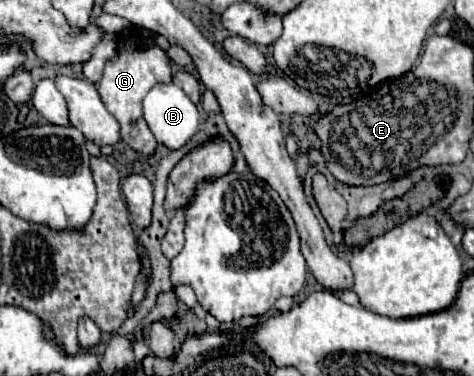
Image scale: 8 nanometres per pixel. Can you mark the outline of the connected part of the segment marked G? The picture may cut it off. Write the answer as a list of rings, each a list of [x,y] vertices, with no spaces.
[[[124,33],[122,41],[120,41],[120,49],[118,49],[118,59],[114,59],[106,65],[104,77],[98,83],[98,93],[100,93],[106,109],[120,123],[120,133],[122,133],[124,143],[128,143],[140,155],[154,153],[154,149],[158,145],[156,139],[152,137],[152,131],[148,129],[148,125],[144,125],[144,117],[142,117],[142,109],[140,109],[140,101],[144,99],[144,93],[148,93],[148,89],[152,89],[152,85],[156,85],[156,81],[172,81],[170,59],[166,57],[166,53],[160,47],[150,45],[150,49],[146,49],[136,37],[132,37],[130,33]]]

